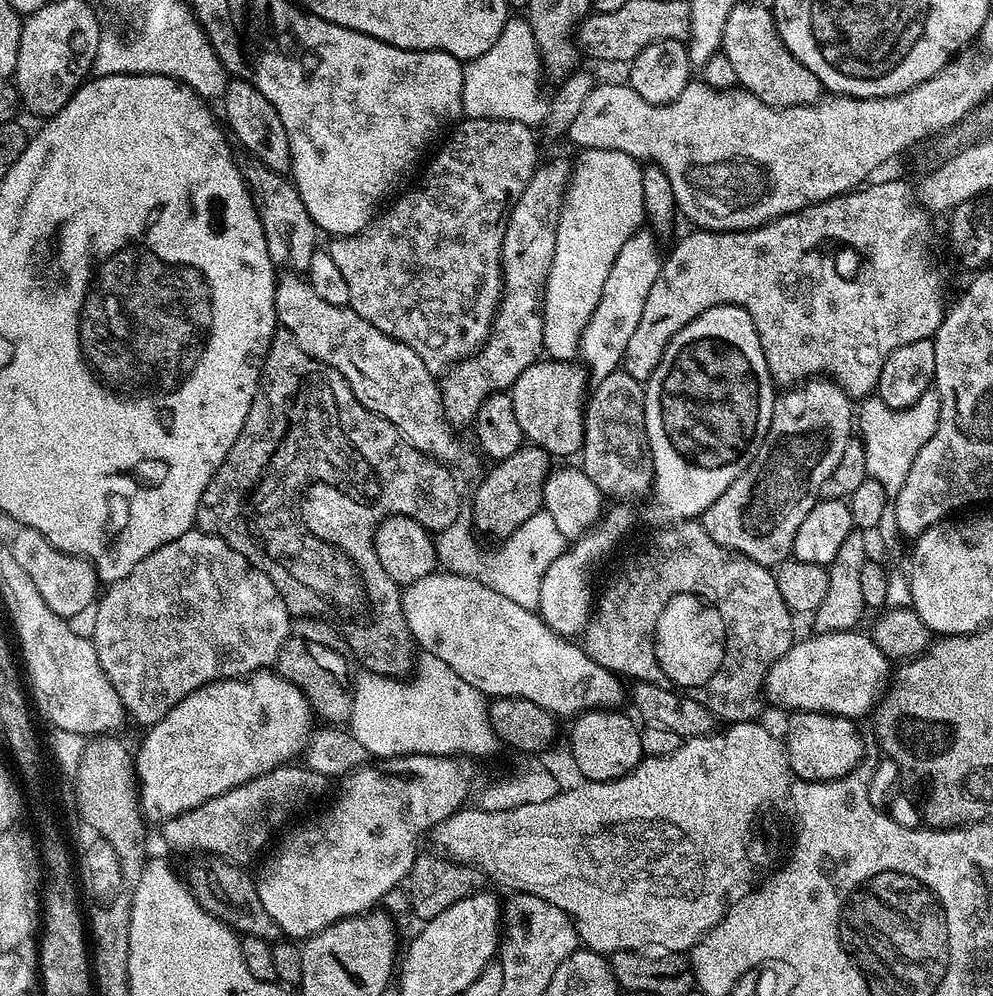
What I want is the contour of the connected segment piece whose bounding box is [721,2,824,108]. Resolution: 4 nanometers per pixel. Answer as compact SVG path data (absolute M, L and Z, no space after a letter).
M757 2L736 3L726 17L721 53L731 62L737 83L767 105L789 108L815 104L823 95L820 79L798 62L782 42L771 7L764 7Z

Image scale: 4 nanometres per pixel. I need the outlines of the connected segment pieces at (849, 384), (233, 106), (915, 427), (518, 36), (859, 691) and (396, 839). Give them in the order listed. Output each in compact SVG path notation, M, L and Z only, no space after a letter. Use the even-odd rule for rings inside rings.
M884 180L881 184L869 183L863 190L845 192L842 196L831 196L820 204L811 204L797 212L791 212L771 220L769 224L760 224L757 228L745 228L742 232L706 232L692 230L689 236L684 236L672 248L672 253L663 257L660 265L660 273L650 290L650 298L646 298L646 306L642 310L642 319L638 321L634 334L630 337L630 343L626 345L626 354L622 361L623 371L630 374L630 378L641 382L647 382L650 374L658 366L666 346L692 320L693 316L702 314L715 304L733 304L744 308L746 314L754 322L754 330L758 330L758 342L762 342L762 354L766 354L766 366L770 370L773 381L780 386L795 386L809 378L831 378L853 398L864 398L876 392L876 384L882 374L882 366L886 358L898 346L906 346L910 342L919 340L932 340L936 335L938 326L944 321L946 304L944 300L944 276L935 268L936 260L928 249L928 243L932 240L932 220L925 209L921 208L913 185L904 180ZM852 244L856 252L865 256L864 265L857 270L856 276L843 276L836 269L836 251Z
M232 78L229 79L228 85L226 86L222 103L224 103L224 116L222 112L223 123L226 125L227 131L234 137L234 140L234 135L236 135L237 142L245 148L243 151L247 153L247 155L253 156L258 162L270 166L270 170L287 173L292 167L290 138L286 138L286 126L282 126L282 118L278 118L278 110L274 110L274 106L270 106L268 99L266 99L264 95L258 94L258 90L249 80Z
M932 390L922 394L922 398L909 408L886 406L886 402L882 402L876 394L861 399L858 404L858 436L864 446L869 477L886 490L900 488L902 482L906 482L906 474L910 474L914 458L918 458L918 450L930 442L938 426L939 413L940 400Z
M510 18L498 34L498 42L478 58L464 64L463 115L470 120L509 120L529 126L543 125L548 118L547 95L540 96L542 65L534 30L527 19Z
M860 630L812 634L809 640L797 639L792 649L774 662L764 680L763 695L784 710L867 717L882 695L889 675L888 665L890 660L871 635L864 633L863 636Z
M394 756L381 759L379 762L369 763L363 768L357 768L355 772L347 777L346 782L340 788L340 797L332 808L332 816L320 820L317 824L304 824L296 828L284 840L284 845L269 858L256 880L258 898L262 900L266 911L274 918L274 922L280 927L281 933L288 938L307 938L316 932L321 932L326 926L330 926L339 920L345 920L348 916L363 916L377 907L376 904L391 888L396 888L405 883L408 871L412 869L412 863L416 861L420 839L427 837L436 825L441 824L450 814L454 814L459 808L465 807L468 795L472 792L472 783L476 780L476 768L471 759L457 758L454 756Z

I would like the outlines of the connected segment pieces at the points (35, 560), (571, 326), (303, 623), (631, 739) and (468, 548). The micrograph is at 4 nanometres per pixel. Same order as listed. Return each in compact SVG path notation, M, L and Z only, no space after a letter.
M23 526L15 530L17 531L16 537L10 540L14 558L18 558L18 566L22 566L26 574L30 574L30 580L34 582L34 586L38 586L38 594L46 598L46 606L50 606L54 614L65 618L80 616L88 607L89 611L98 596L98 588L96 592L98 577L91 562L82 556L71 556L69 552L58 550L38 530Z
M586 148L579 155L575 157L572 180L564 195L554 256L544 287L544 352L553 360L572 360L579 353L580 335L586 322L590 322L590 314L594 314L594 306L598 306L598 298L602 298L602 282L606 282L606 274L610 274L610 266L614 266L614 258L618 258L622 242L641 231L645 223L642 202L644 168L641 161L618 150L601 148Z
M301 617L293 623L276 663L277 672L302 689L315 715L334 726L347 723L353 710L355 677L345 646L342 635L329 621L317 617Z
M593 710L580 713L571 721L572 760L585 781L617 780L630 774L630 770L645 759L637 721L622 713L620 710Z
M538 511L522 526L518 526L509 536L503 537L493 552L488 553L479 544L473 525L464 518L456 520L448 529L441 530L435 537L437 561L447 571L456 572L460 576L470 576L473 580L490 586L490 590L498 590L510 598L510 602L518 602L518 606L536 610L540 606L542 594L542 578L546 570L550 570L550 562L561 556L566 547L564 535L558 531L554 518L546 511Z

